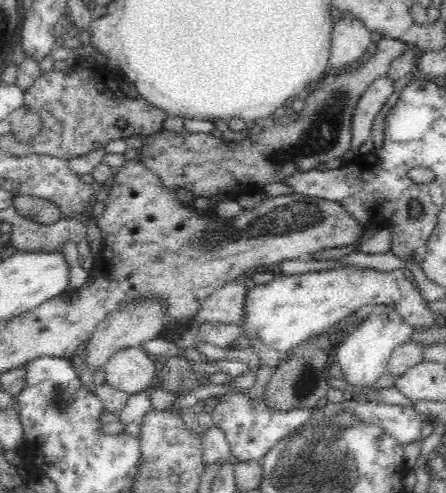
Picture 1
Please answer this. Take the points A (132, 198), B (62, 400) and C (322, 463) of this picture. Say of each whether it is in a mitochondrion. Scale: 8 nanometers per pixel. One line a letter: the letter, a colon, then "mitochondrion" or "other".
A: other
B: mitochondrion
C: mitochondrion

